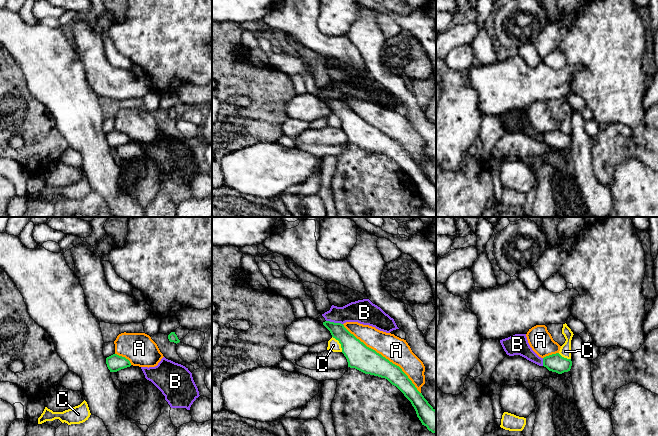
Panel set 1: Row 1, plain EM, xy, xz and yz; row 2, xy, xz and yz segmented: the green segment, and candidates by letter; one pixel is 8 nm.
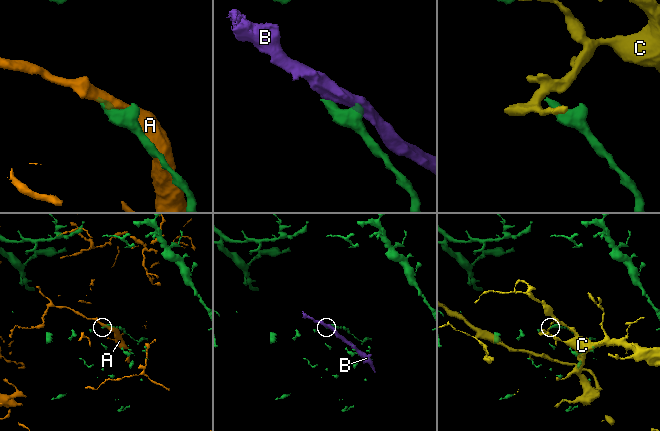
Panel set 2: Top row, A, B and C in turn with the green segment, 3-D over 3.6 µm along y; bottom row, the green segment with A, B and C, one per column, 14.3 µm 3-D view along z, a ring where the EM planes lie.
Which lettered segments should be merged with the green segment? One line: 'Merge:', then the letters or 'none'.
Merge: none

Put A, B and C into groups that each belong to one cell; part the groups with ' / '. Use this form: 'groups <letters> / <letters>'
groups A / B / C

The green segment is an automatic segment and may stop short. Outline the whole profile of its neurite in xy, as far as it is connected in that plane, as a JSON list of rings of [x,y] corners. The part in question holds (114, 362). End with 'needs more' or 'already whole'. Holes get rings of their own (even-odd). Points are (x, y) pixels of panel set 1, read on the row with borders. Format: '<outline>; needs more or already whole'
[[[117,354],[107,357],[106,364],[110,372],[117,372],[121,369],[131,366],[131,363],[128,359]]]; already whole

